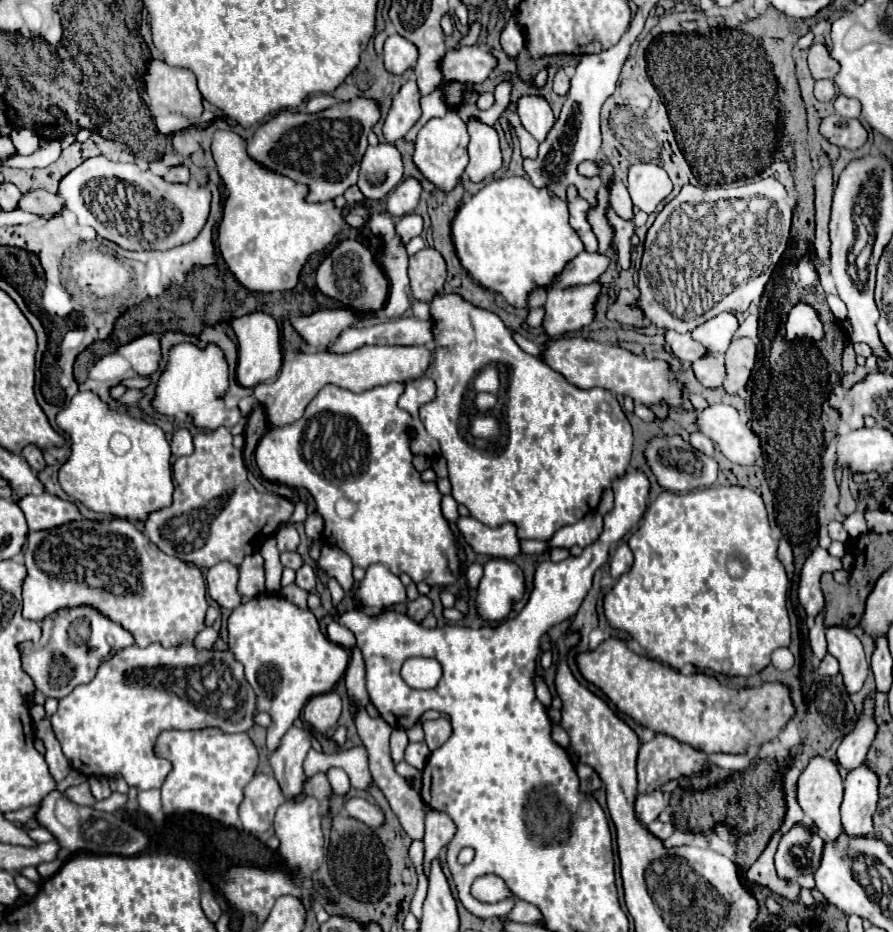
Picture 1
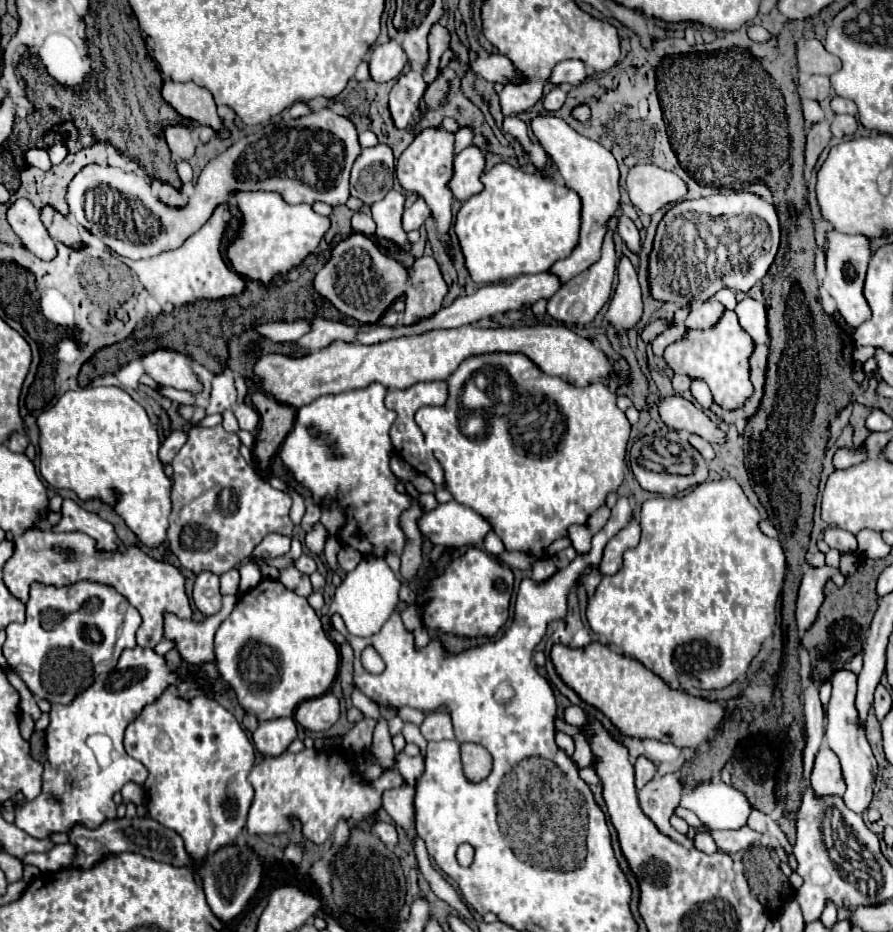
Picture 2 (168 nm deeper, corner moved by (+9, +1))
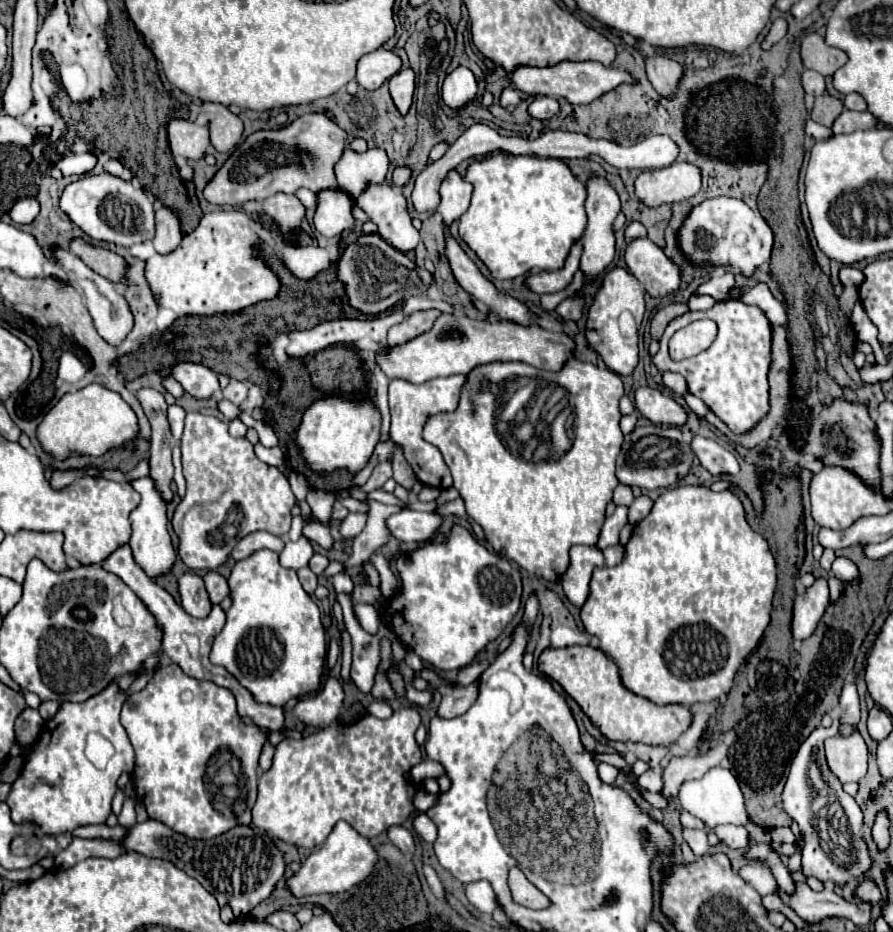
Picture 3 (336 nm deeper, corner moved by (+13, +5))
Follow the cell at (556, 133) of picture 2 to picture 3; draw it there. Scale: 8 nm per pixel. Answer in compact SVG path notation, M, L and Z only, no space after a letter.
M577 240L577 242L571 246L571 252L569 252L563 268L559 268L559 270L549 270L549 272L547 272L547 270L541 270L541 272L537 272L537 274L531 274L531 276L527 278L527 286L529 286L531 290L535 290L537 294L561 292L561 290L565 290L565 288L571 284L575 272L579 270L579 258L581 258L581 254L583 254L583 244L581 244L581 240Z

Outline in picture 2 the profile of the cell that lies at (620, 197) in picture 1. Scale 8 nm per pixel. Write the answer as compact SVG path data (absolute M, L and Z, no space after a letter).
M619 216L619 226L617 226L617 232L619 236L623 238L623 242L627 244L627 248L637 254L641 250L641 234L637 230L637 226L627 218L627 216Z

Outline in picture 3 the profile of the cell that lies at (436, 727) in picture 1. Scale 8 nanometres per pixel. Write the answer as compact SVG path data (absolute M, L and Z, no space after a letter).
M477 684L465 686L465 688L447 688L443 692L443 698L439 702L437 708L437 716L439 718L455 718L467 712L467 708L471 706L471 702L475 702L475 694L477 694Z

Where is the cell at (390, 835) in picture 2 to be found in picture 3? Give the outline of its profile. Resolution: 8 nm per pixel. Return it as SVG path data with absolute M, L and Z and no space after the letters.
M391 826L391 828L387 828L387 836L403 854L411 854L413 852L413 848L415 848L413 846L413 836L411 836L411 832L407 828Z

